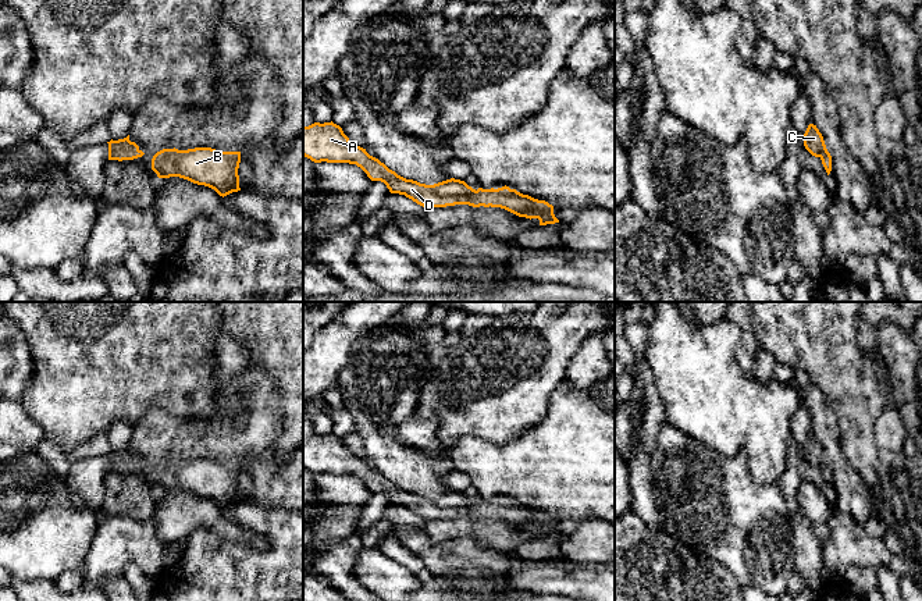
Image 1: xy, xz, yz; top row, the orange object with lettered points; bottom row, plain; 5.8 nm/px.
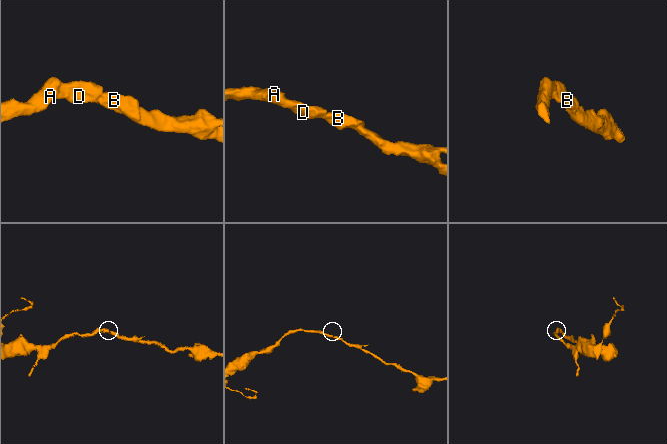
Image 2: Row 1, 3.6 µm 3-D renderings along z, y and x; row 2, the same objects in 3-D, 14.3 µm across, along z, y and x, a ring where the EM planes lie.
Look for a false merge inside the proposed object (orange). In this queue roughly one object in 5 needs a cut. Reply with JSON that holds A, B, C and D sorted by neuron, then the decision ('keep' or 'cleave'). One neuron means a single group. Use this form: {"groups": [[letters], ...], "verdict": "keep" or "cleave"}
{"groups": [["A", "B", "C", "D"]], "verdict": "keep"}

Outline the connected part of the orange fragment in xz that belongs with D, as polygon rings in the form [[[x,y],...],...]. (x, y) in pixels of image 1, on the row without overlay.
[[[331,434],[303,438],[303,467],[314,474],[349,474],[360,479],[371,492],[381,492],[391,505],[405,506],[424,520],[469,516],[473,519],[501,519],[519,529],[538,530],[540,537],[555,536],[553,518],[545,512],[523,506],[509,498],[477,502],[460,491],[446,491],[434,497],[406,491],[389,481],[366,460],[352,455],[342,440]]]

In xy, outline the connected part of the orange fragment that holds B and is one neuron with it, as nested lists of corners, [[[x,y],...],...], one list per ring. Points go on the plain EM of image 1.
[[[211,459],[188,462],[163,460],[152,470],[152,481],[159,490],[179,488],[214,501],[220,508],[241,502],[238,480],[241,463]]]

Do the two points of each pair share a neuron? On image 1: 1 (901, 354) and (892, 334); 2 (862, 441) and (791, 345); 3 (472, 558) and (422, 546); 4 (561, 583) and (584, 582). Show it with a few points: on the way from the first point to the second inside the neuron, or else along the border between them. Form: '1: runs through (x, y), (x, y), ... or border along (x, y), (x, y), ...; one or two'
1: runs through (897, 349), (892, 338); one
2: runs through (855, 416), (855, 404), (817, 365); one
3: runs through (459, 555), (434, 555); one
4: runs through (566, 582), (579, 582); one

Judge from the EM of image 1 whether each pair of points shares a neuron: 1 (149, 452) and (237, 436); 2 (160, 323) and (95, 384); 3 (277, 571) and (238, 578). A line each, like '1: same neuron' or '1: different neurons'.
1: same neuron
2: same neuron
3: same neuron

